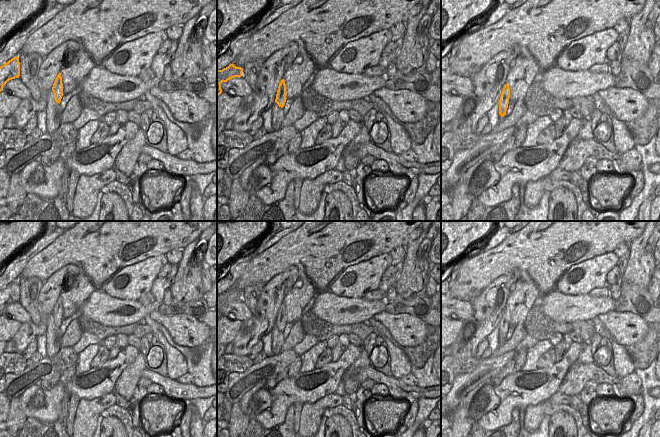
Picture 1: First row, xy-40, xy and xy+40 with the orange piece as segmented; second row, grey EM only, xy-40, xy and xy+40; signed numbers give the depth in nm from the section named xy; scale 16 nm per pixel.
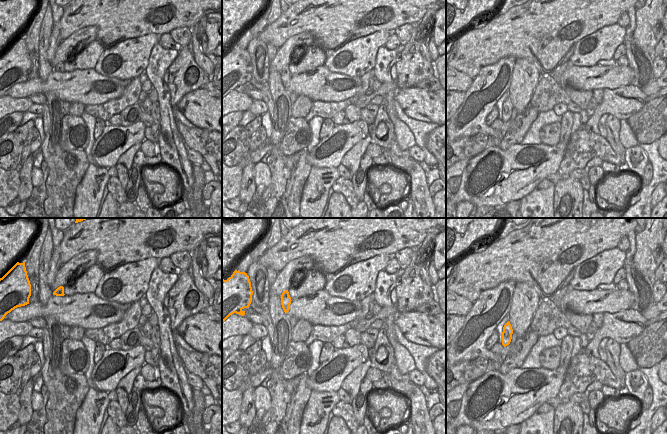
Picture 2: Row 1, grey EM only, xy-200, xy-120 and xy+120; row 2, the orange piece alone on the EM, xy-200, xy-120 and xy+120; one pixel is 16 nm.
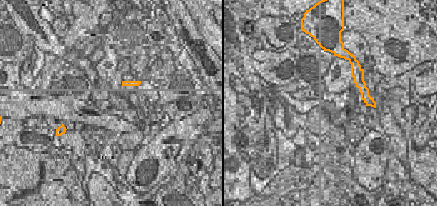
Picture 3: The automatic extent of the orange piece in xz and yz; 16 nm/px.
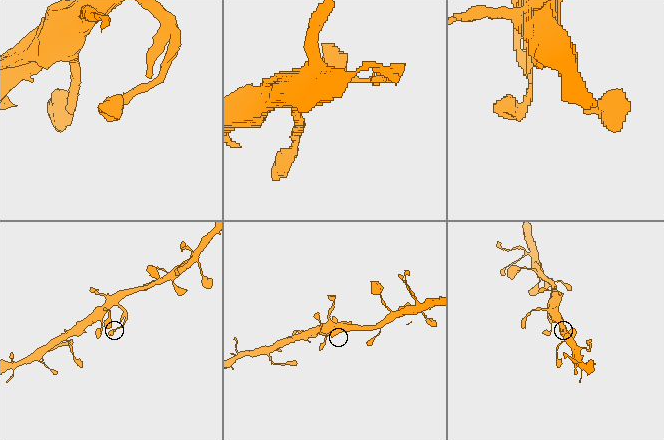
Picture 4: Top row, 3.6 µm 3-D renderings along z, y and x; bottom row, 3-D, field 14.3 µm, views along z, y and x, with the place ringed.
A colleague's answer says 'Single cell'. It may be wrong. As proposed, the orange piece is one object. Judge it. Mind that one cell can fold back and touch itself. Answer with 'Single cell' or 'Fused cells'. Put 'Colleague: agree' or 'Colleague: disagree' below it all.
Single cell
Colleague: agree

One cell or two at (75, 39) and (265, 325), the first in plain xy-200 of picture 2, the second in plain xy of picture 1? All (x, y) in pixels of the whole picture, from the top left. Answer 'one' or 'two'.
one

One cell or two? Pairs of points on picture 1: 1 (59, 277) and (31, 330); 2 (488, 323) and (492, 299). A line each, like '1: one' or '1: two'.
1: one
2: one

